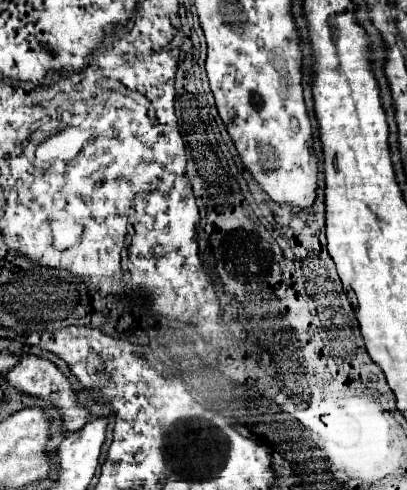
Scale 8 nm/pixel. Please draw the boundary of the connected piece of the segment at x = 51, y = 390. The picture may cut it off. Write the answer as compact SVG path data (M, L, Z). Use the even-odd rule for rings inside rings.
M22 355L20 363L8 371L6 379L10 381L10 385L14 385L16 389L20 389L22 393L28 393L28 395L34 395L34 397L42 397L42 399L54 403L60 409L62 419L64 419L64 427L68 431L78 431L92 417L90 409L86 409L78 401L78 395L72 389L70 379L50 359L44 359L44 357L38 357L38 355Z

